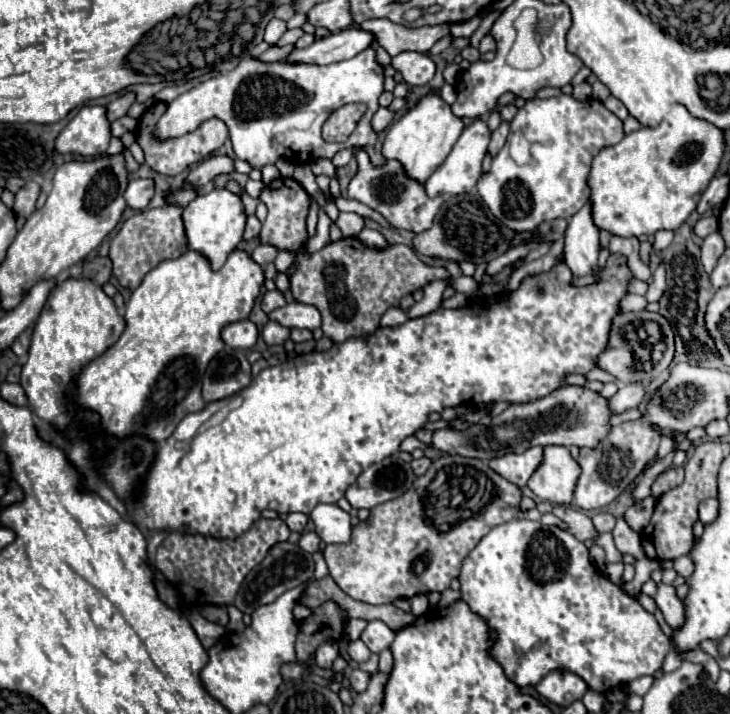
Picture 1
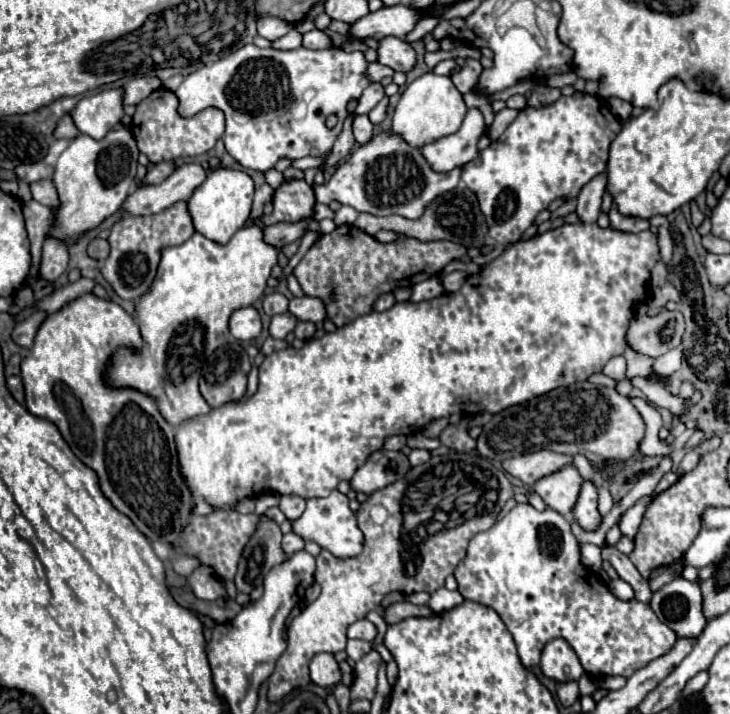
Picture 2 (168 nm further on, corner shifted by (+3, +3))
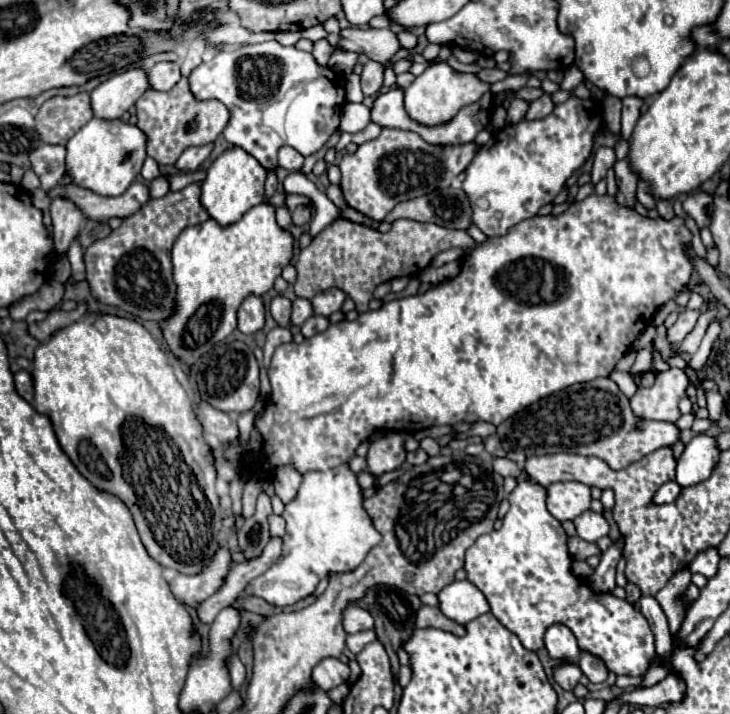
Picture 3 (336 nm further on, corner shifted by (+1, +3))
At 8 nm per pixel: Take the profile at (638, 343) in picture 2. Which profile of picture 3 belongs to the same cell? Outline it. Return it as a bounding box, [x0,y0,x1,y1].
[669,310,701,344]

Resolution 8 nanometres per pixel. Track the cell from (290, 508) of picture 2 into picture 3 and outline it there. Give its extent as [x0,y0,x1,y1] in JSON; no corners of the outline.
[273,464,301,504]

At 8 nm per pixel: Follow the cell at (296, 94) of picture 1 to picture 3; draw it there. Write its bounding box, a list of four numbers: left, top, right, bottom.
[191,42,345,170]

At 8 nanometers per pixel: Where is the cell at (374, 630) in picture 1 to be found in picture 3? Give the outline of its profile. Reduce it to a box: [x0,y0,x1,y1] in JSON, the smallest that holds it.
[343,606,373,634]

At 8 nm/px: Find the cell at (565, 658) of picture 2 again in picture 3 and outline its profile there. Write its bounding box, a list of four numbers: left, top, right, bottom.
[545,624,579,662]

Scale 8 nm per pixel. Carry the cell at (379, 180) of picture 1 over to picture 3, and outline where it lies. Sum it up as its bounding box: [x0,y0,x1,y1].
[339,128,475,222]

